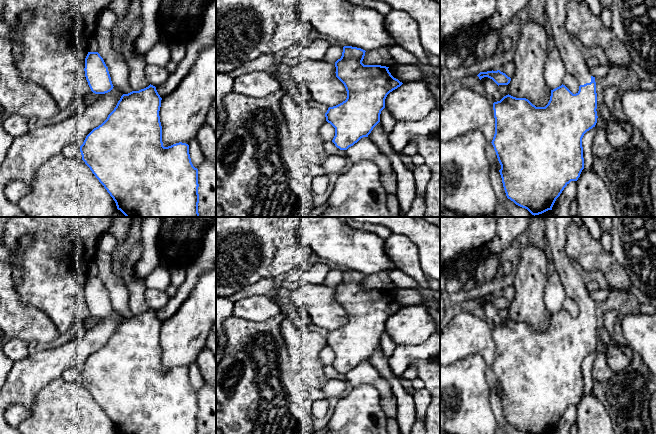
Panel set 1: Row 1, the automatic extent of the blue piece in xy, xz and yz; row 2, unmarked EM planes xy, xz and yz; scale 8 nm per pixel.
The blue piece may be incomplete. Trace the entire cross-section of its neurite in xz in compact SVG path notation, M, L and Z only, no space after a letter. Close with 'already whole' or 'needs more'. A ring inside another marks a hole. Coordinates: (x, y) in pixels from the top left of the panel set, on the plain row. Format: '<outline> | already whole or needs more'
M344 270L342 280L335 286L336 301L344 308L347 322L342 327L329 331L325 337L326 345L335 352L332 366L340 374L347 374L361 362L368 361L380 346L381 335L385 332L385 323L403 307L394 302L386 290L364 289L365 274Z | already whole

